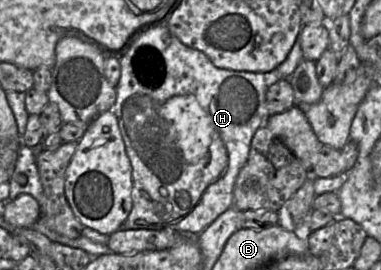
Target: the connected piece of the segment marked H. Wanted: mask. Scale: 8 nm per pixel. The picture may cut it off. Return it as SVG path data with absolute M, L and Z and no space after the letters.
M160 24L145 29L120 57L121 75L116 86L114 112L127 156L132 166L132 209L118 230L164 230L174 229L183 234L197 236L207 226L213 223L222 213L233 206L233 189L238 173L245 165L251 140L269 114L266 108L265 95L270 84L270 75L259 72L236 71L216 67L201 51L184 45L174 37L166 24Z

